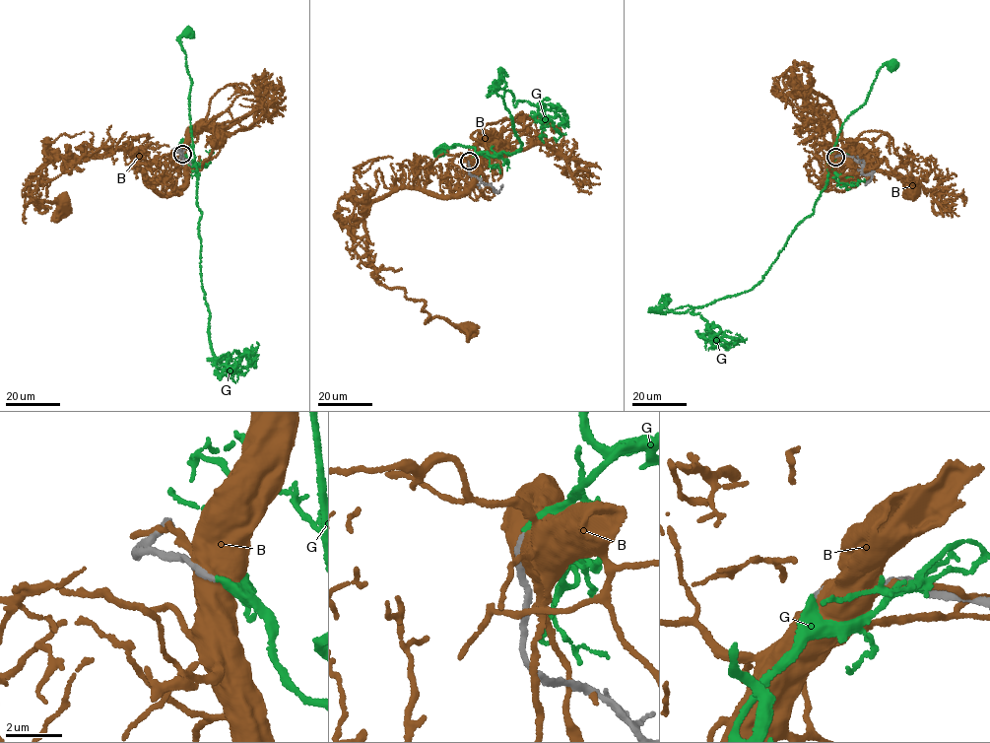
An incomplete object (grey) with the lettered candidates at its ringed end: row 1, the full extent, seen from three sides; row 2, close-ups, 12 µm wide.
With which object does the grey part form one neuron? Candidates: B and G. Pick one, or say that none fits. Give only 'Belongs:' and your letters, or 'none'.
Belongs: G

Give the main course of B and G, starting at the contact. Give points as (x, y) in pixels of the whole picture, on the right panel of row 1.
B: (837, 156), (823, 182), (833, 134), (804, 92), (829, 102), (844, 147), (866, 164), (885, 160), (914, 185)
G: (835, 157), (829, 170), (828, 154), (841, 125), (865, 102), (882, 65), (893, 63)

